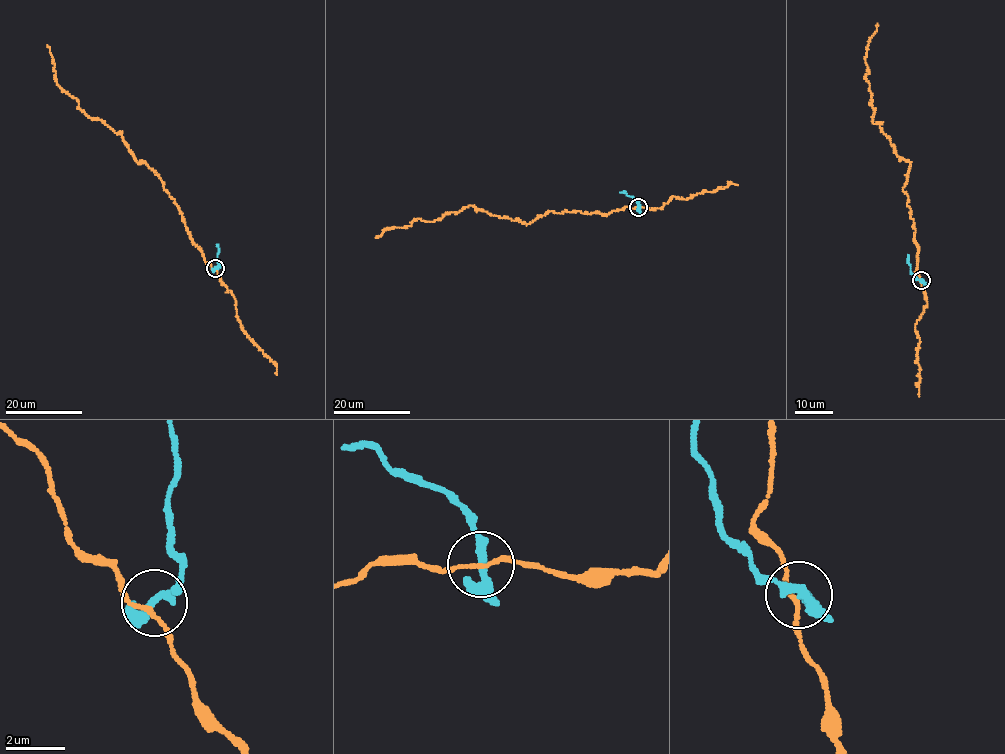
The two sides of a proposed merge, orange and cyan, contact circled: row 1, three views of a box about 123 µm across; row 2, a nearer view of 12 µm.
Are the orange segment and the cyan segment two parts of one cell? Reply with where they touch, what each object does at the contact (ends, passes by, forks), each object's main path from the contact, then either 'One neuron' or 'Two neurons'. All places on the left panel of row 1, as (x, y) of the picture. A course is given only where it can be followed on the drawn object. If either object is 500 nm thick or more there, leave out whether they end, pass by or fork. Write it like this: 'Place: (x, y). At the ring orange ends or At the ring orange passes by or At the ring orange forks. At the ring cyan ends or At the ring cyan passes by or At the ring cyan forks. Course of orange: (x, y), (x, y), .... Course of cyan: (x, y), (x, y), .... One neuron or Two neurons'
Place: (215, 268). At the ring orange passes by. At the ring cyan passes by. Course of orange: (215, 269), (191, 242), (162, 179), (137, 162), (120, 133), (91, 118), (57, 85), (47, 45). Course of cyan: (216, 268), (219, 264), (217, 244). Two neurons

